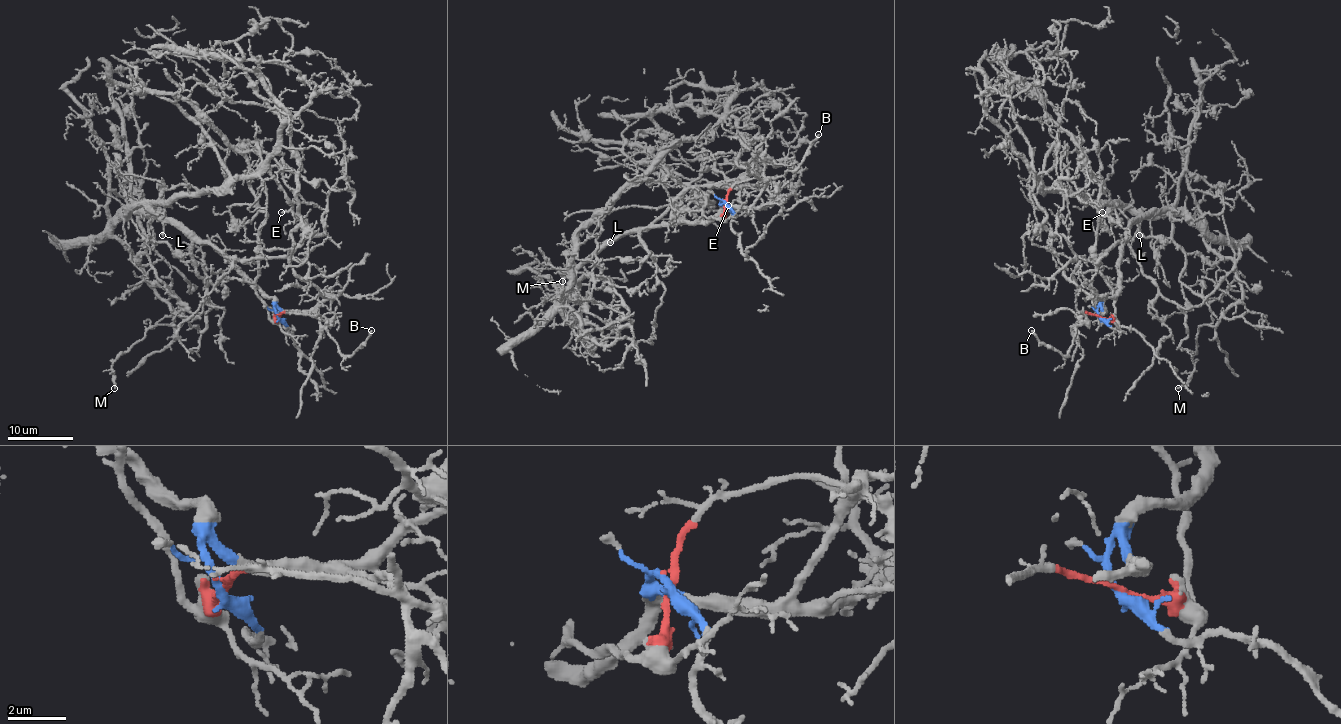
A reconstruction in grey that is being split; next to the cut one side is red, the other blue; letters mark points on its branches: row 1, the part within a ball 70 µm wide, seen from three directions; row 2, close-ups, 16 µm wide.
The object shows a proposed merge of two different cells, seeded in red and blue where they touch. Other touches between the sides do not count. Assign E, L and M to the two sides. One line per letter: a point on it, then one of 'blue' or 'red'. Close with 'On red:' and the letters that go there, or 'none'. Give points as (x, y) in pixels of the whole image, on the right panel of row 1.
E: place (1102, 212); blue
L: place (1139, 235); blue
M: place (1178, 388); blue
On red: none

